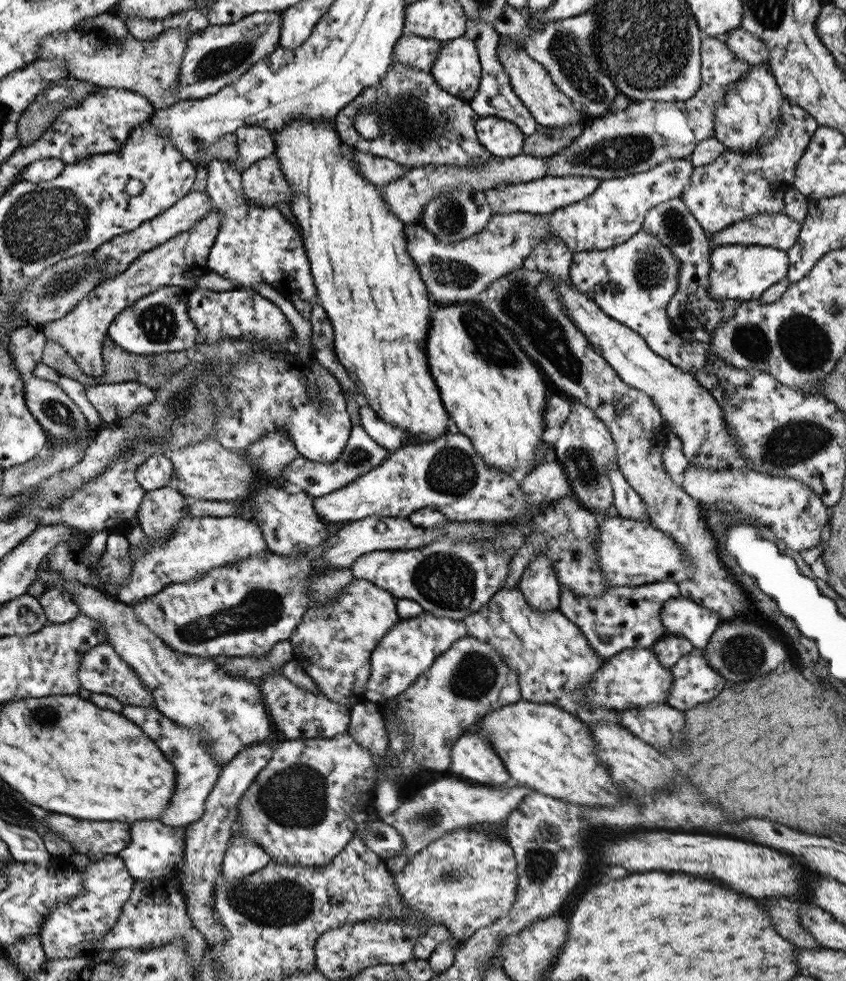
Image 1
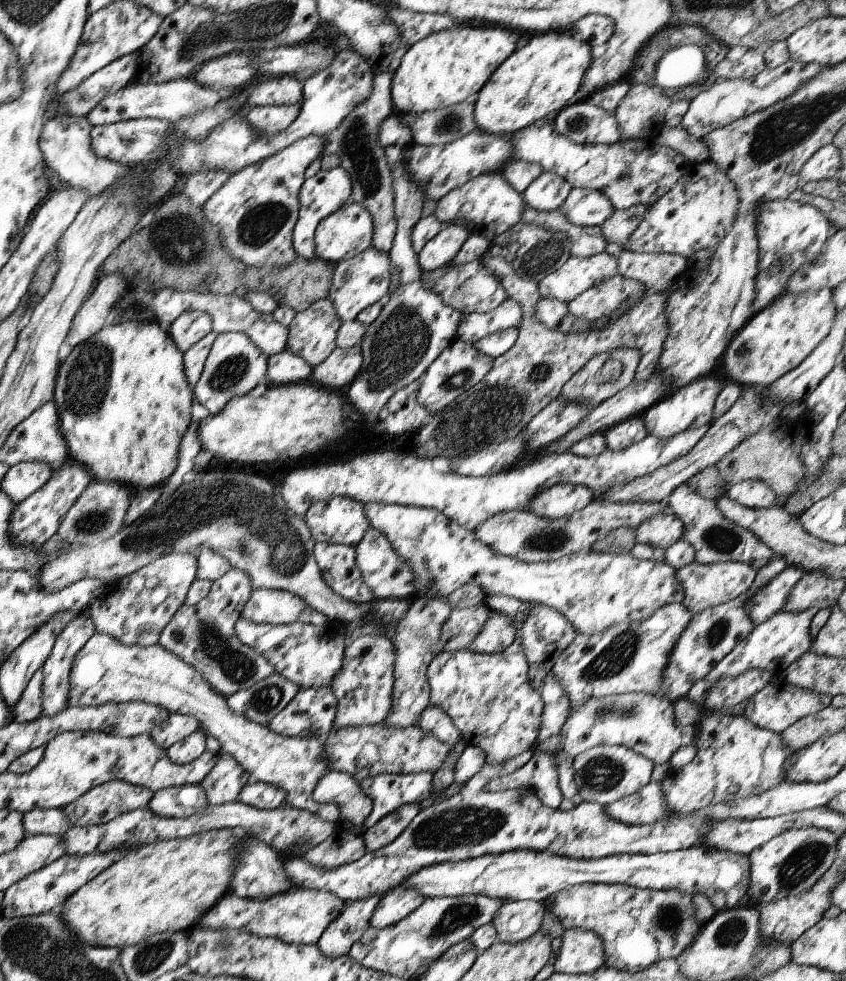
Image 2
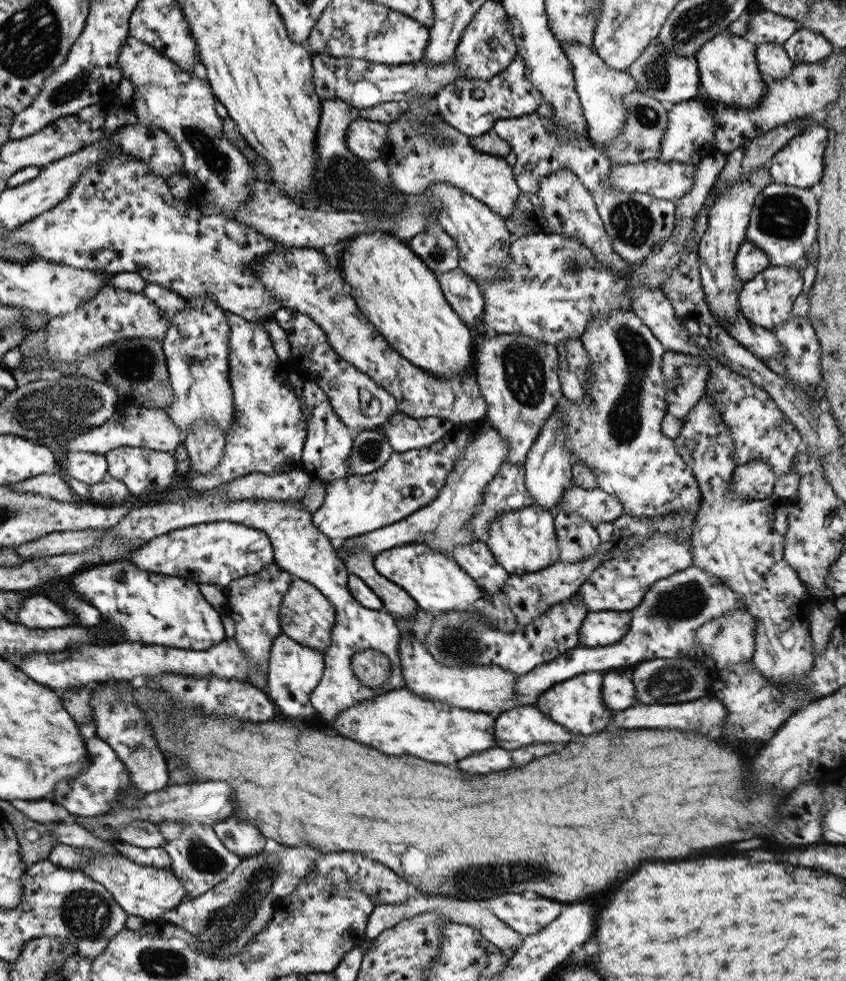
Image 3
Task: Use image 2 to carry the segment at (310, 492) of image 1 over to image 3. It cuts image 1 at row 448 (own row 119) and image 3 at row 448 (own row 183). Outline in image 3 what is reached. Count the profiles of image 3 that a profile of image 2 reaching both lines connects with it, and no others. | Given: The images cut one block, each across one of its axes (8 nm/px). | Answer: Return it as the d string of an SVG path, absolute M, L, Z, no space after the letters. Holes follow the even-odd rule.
M362 430L352 442L349 459L351 475L364 475L377 470L394 451L379 430Z

